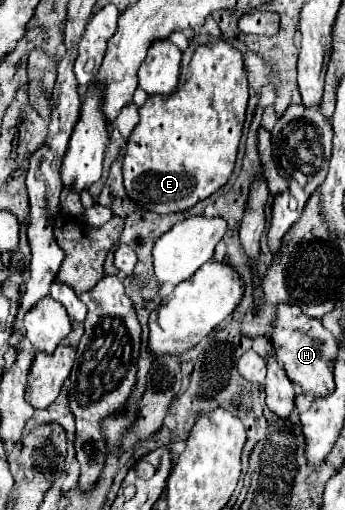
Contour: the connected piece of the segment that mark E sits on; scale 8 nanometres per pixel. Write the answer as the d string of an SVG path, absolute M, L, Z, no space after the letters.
M218 38L216 42L212 40L208 46L196 48L190 68L190 78L174 94L148 96L146 104L138 110L140 122L136 124L126 142L126 154L122 164L126 194L136 206L154 214L184 212L196 202L214 194L218 188L222 188L234 170L236 152L242 138L242 124L248 106L248 80L242 54L228 42Z

